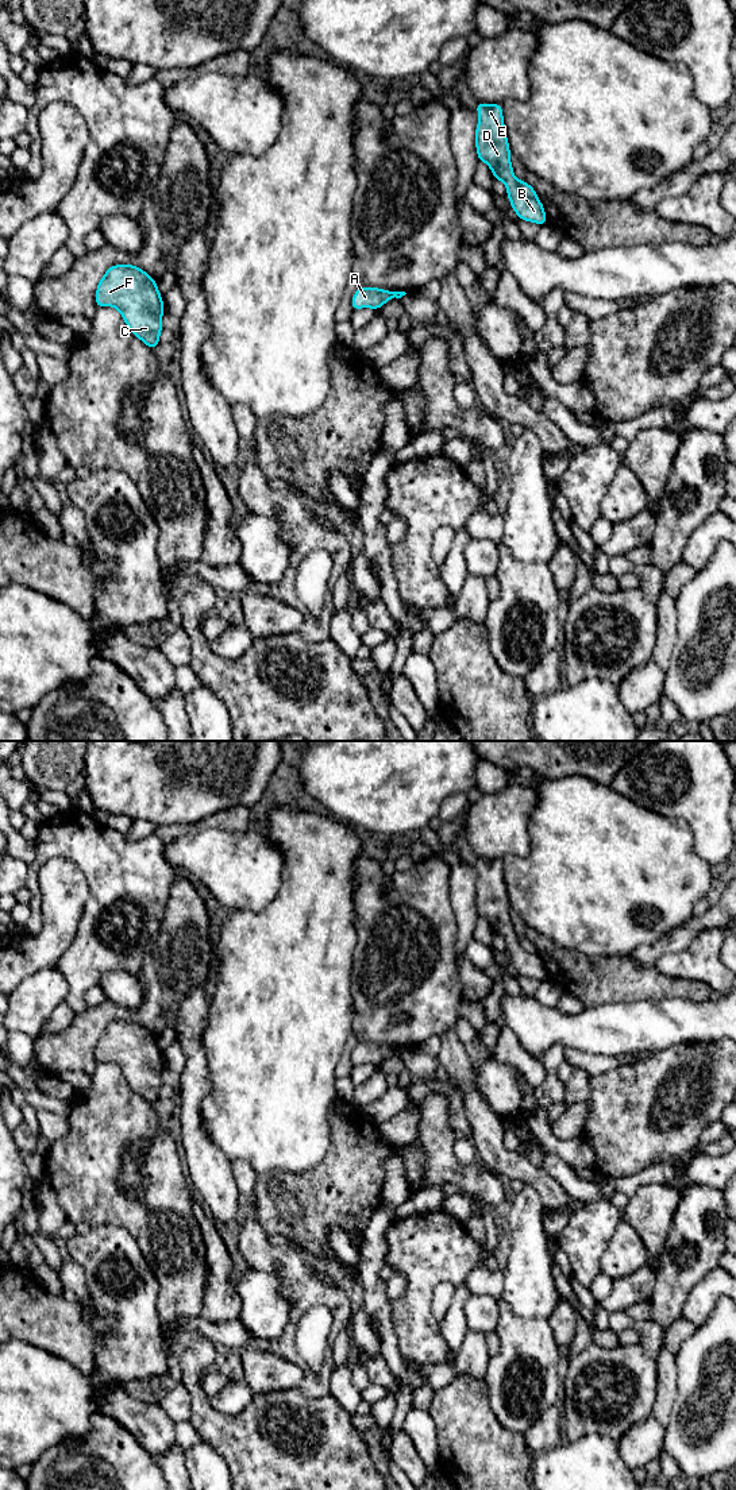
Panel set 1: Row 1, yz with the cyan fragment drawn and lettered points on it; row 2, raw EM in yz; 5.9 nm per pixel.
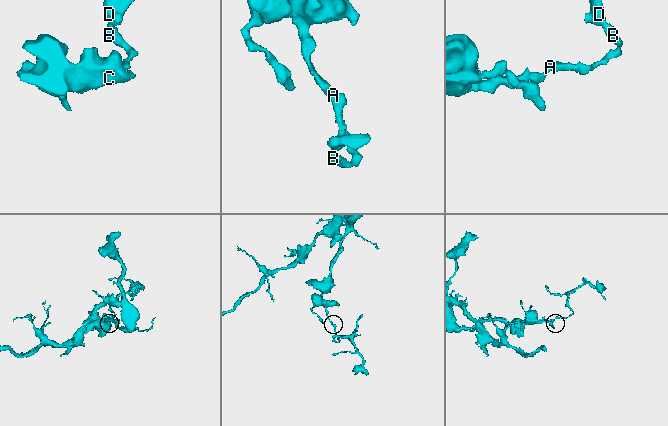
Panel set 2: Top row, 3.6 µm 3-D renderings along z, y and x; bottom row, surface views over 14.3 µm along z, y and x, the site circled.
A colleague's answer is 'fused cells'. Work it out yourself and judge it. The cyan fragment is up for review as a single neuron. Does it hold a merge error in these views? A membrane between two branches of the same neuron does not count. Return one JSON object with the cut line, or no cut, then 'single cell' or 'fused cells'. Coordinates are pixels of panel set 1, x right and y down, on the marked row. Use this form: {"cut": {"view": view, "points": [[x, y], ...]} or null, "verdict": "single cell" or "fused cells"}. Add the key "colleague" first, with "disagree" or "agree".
{"colleague": "agree", "cut": {"view": "yz", "points": [[519, 181], [519, 188], [528, 197], [536, 197]]}, "verdict": "fused cells"}

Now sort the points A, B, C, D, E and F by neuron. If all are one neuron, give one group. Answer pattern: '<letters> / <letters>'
A C F / B D E

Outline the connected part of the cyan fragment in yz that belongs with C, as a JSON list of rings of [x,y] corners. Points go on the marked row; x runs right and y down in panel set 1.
[[[134,265],[111,266],[97,283],[95,301],[97,308],[116,308],[131,333],[147,347],[159,346],[165,308],[157,281],[146,271]]]

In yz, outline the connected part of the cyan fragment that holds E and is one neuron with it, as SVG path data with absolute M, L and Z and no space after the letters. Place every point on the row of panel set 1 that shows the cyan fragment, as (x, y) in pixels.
M477 103L475 111L479 113L475 128L478 161L485 162L492 169L494 180L505 184L506 196L519 220L544 225L548 221L542 201L537 197L528 198L520 189L520 181L515 177L502 105Z

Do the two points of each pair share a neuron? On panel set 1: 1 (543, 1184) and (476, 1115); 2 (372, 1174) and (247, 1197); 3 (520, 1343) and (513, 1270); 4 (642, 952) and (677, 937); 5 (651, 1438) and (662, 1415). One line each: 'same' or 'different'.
1: same
2: different
3: different
4: same
5: different

